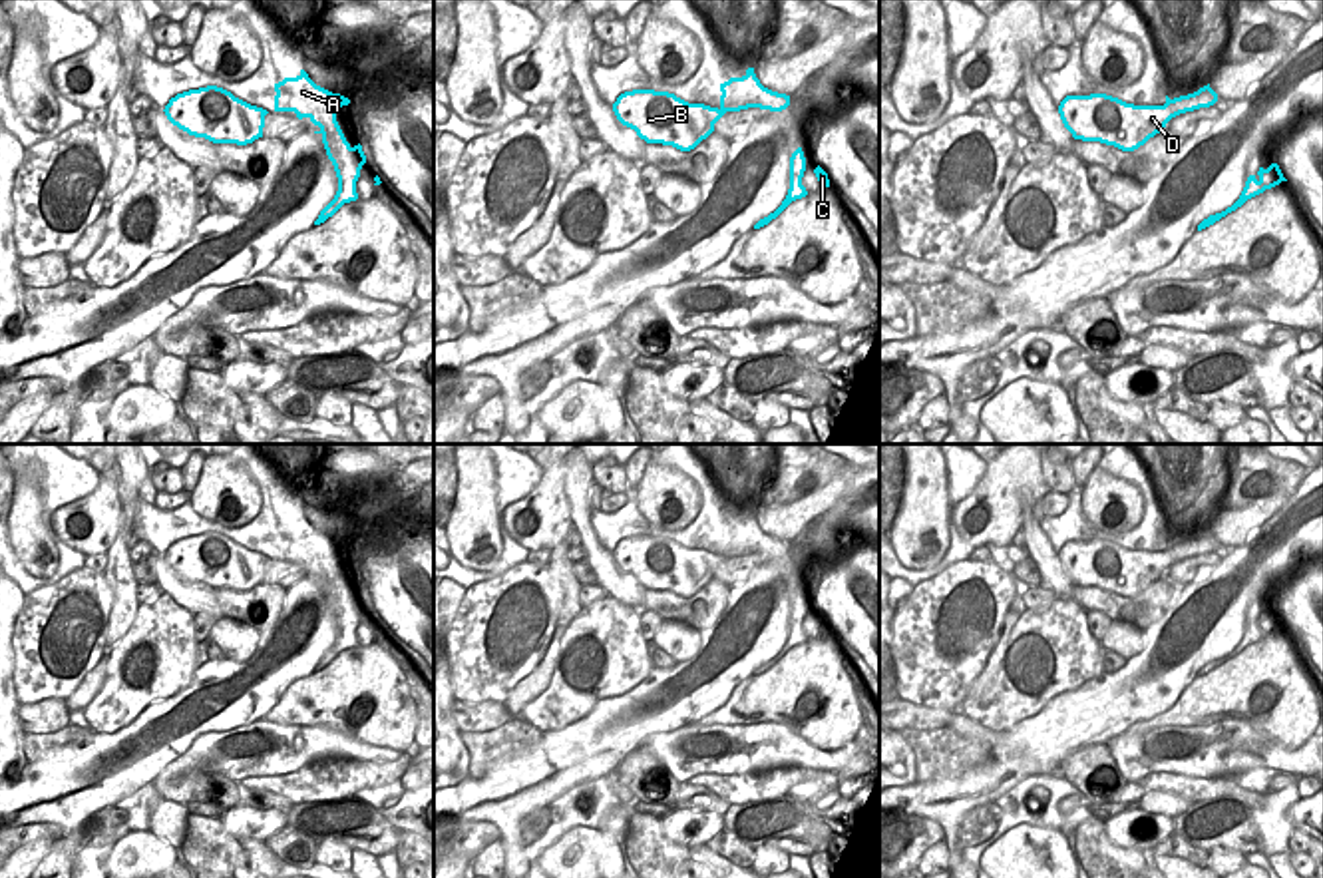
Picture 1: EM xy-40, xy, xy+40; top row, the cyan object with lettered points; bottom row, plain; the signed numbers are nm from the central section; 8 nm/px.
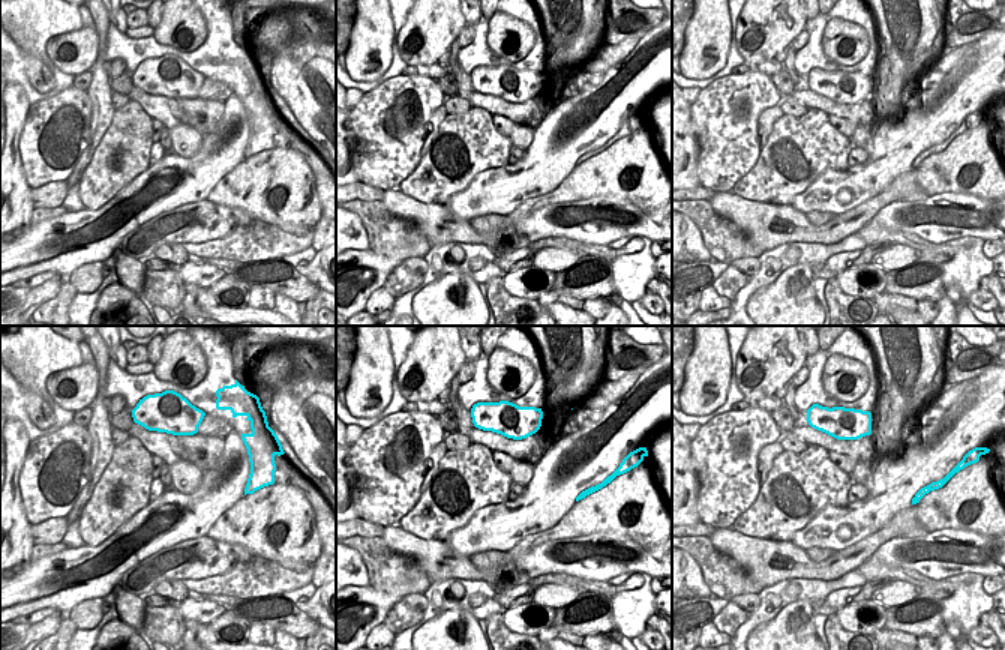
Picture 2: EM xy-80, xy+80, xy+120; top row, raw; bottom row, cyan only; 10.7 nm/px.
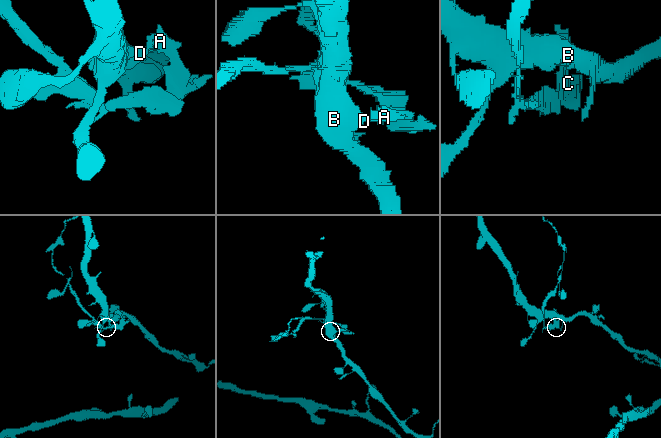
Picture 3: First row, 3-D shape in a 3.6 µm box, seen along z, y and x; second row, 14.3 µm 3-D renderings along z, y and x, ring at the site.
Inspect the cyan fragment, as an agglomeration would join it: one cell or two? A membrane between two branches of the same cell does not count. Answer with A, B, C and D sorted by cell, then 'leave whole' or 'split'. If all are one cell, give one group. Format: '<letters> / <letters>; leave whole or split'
A C / B D; split

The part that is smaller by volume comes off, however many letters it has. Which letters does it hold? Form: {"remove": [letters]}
{"remove": ["A", "C"]}

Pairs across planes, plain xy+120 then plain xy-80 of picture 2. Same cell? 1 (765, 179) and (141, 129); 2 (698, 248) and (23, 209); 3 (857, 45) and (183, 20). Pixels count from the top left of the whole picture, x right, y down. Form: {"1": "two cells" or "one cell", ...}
{"1": "one cell", "2": "one cell", "3": "one cell"}

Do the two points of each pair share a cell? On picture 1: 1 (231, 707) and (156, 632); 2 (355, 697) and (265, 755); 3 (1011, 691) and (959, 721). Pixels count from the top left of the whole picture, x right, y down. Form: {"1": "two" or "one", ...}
{"1": "two", "2": "two", "3": "two"}

